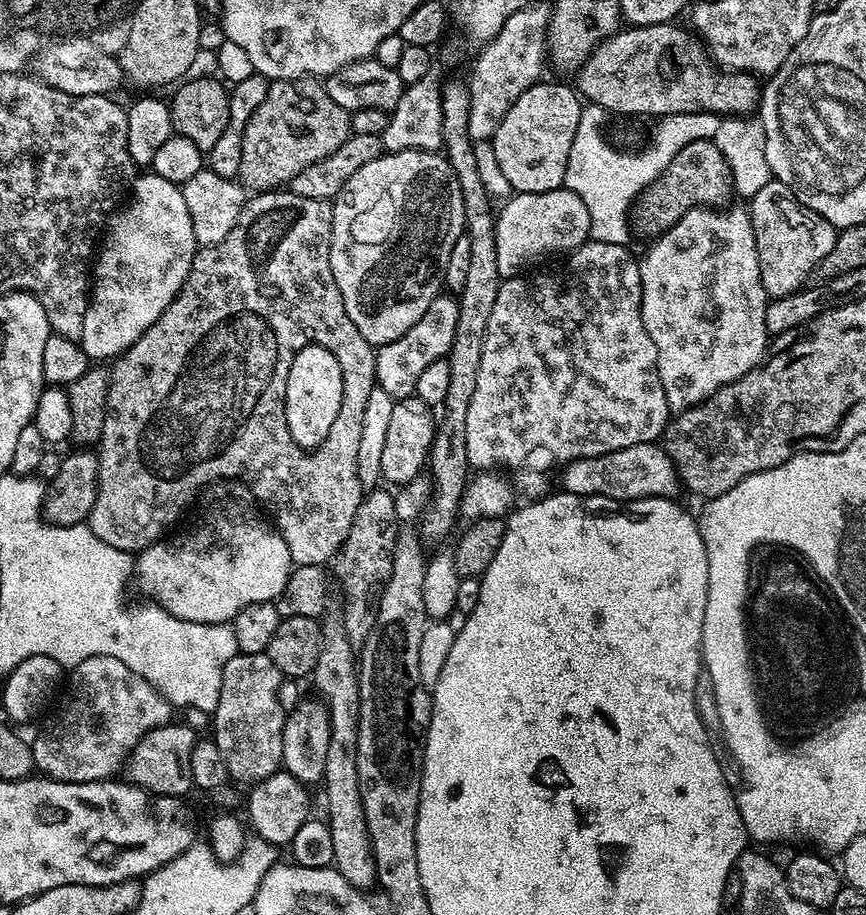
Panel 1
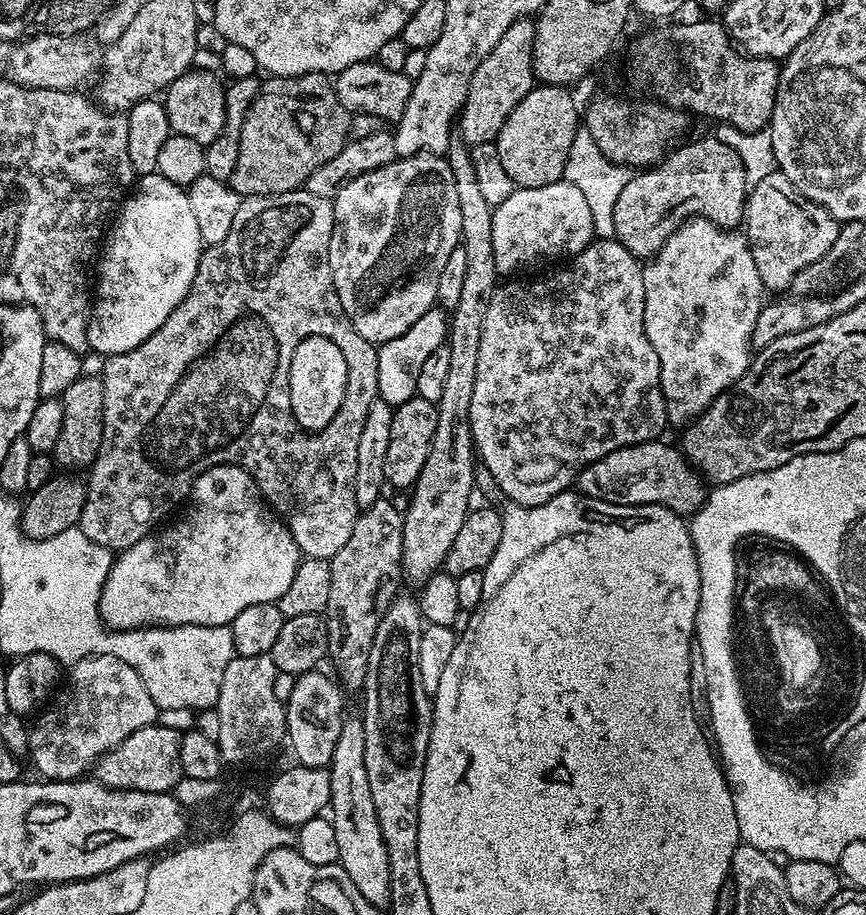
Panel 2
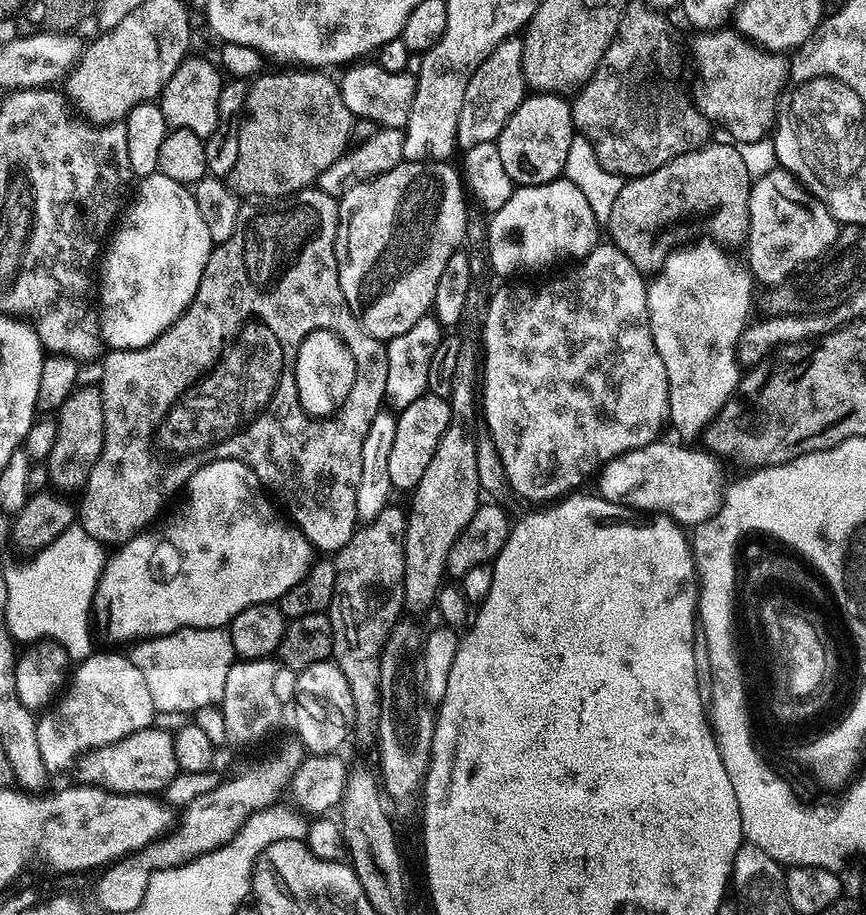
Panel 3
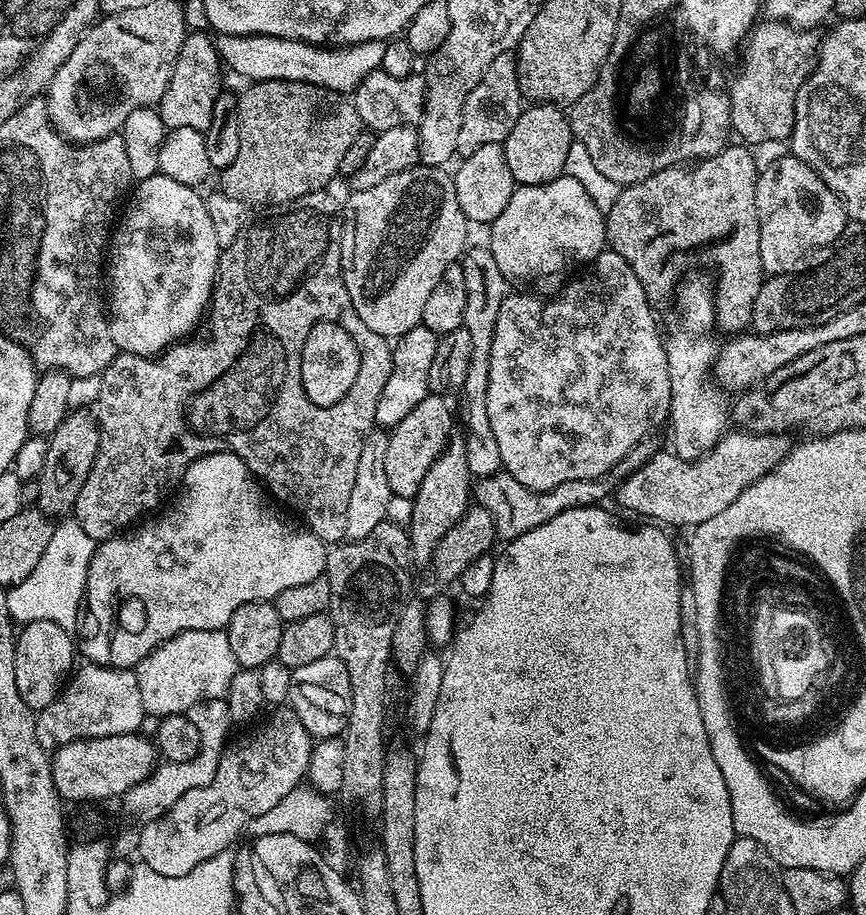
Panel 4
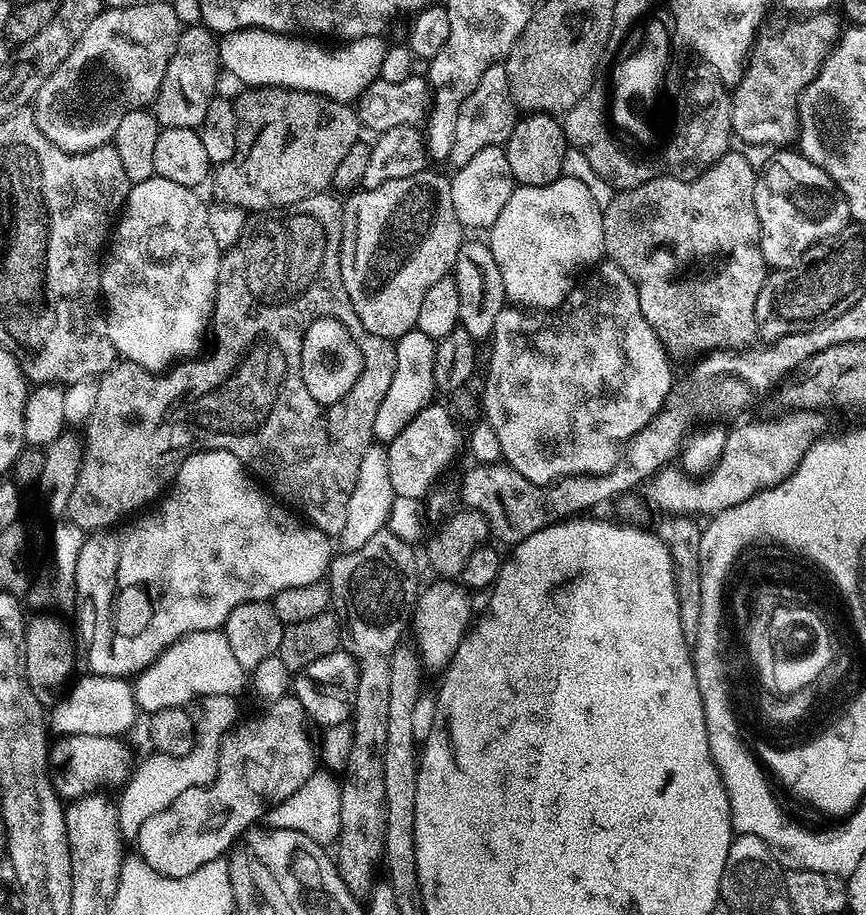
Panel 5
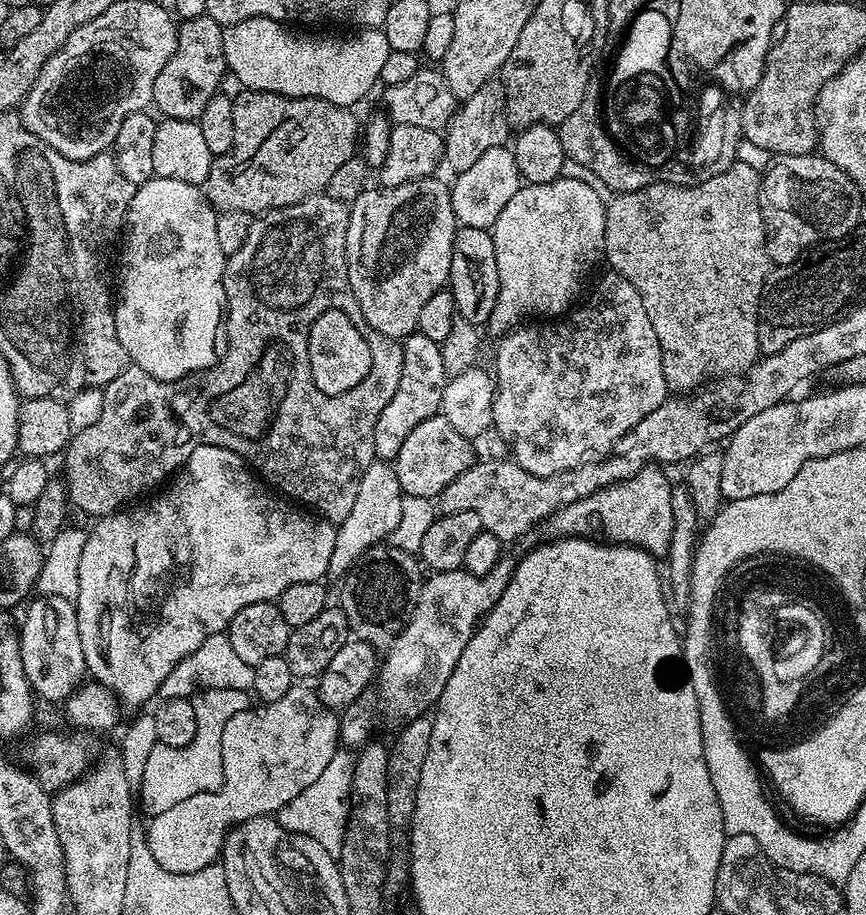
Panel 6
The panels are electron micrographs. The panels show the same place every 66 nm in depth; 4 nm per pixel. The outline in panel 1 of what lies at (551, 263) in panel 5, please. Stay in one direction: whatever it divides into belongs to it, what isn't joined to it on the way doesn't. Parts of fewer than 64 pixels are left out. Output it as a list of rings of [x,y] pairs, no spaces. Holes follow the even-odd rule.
[[[566,187],[555,188],[554,190],[546,190],[545,192],[518,192],[507,197],[507,199],[503,201],[503,204],[504,204],[504,209],[502,209],[501,212],[499,209],[498,215],[496,216],[496,253],[498,254],[498,274],[500,275],[501,278],[521,275],[521,273],[523,273],[525,270],[531,269],[533,266],[536,266],[536,265],[531,266],[531,264],[536,264],[539,262],[539,260],[544,260],[547,258],[547,256],[554,255],[555,252],[561,252],[561,254],[567,254],[571,252],[573,248],[579,248],[580,245],[583,244],[585,240],[589,239],[588,230],[590,228],[590,216],[586,214],[586,206],[583,205],[582,200],[578,198],[578,194],[574,194],[573,192],[571,192],[571,190],[569,190]]]

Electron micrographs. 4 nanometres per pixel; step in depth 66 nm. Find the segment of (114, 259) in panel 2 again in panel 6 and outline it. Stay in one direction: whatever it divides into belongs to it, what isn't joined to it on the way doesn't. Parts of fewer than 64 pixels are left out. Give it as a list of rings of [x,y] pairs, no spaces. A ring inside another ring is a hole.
[[[156,176],[153,179],[147,180],[145,184],[139,185],[137,187],[134,198],[130,202],[128,207],[128,219],[126,221],[126,235],[123,237],[124,240],[124,269],[120,272],[120,292],[118,288],[118,295],[114,300],[114,311],[116,313],[116,333],[118,334],[118,342],[122,346],[122,350],[128,356],[129,361],[135,367],[146,370],[146,374],[150,374],[154,378],[159,380],[181,380],[183,376],[190,376],[194,372],[204,372],[208,368],[212,368],[216,363],[218,363],[218,344],[216,348],[216,335],[219,337],[222,332],[222,321],[226,316],[226,309],[224,306],[224,265],[226,263],[226,257],[222,246],[218,246],[218,226],[216,225],[216,218],[218,212],[217,209],[213,208],[211,204],[208,203],[208,197],[197,185],[191,184],[190,182],[178,182],[174,178],[162,178],[161,176]]]

